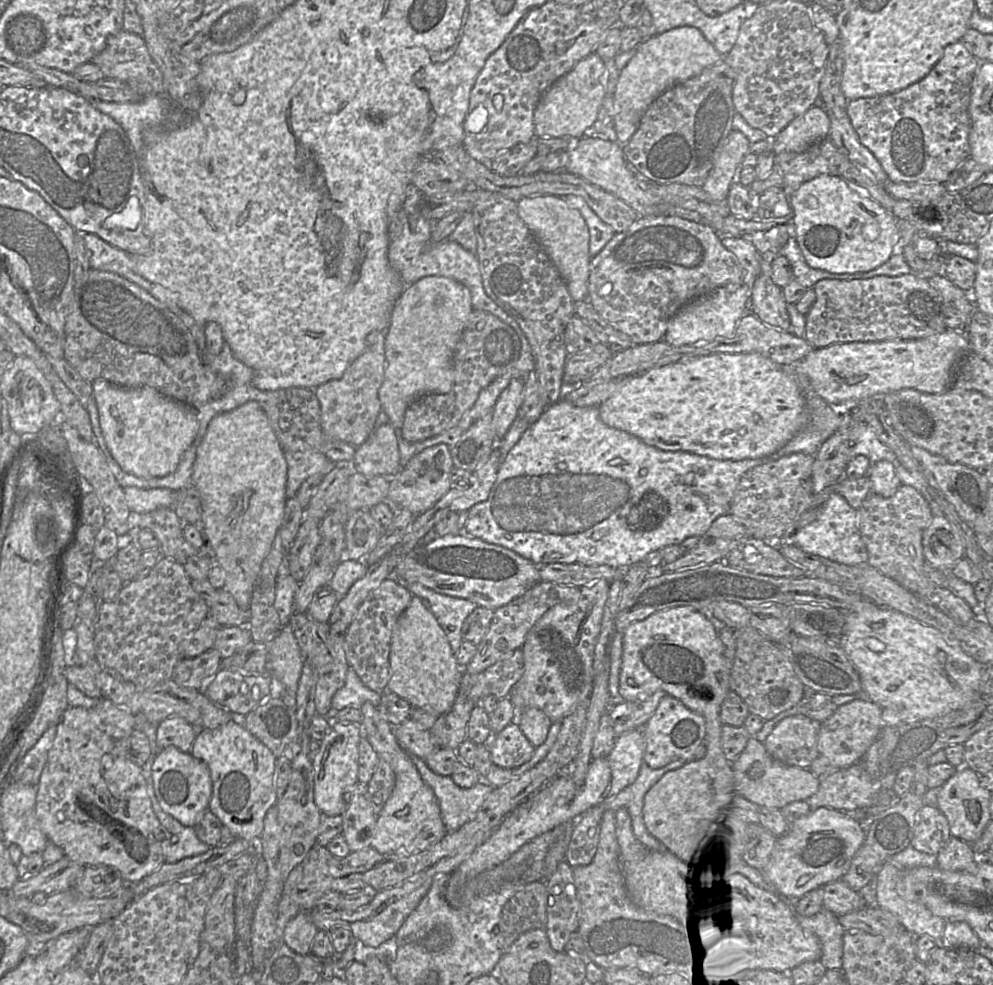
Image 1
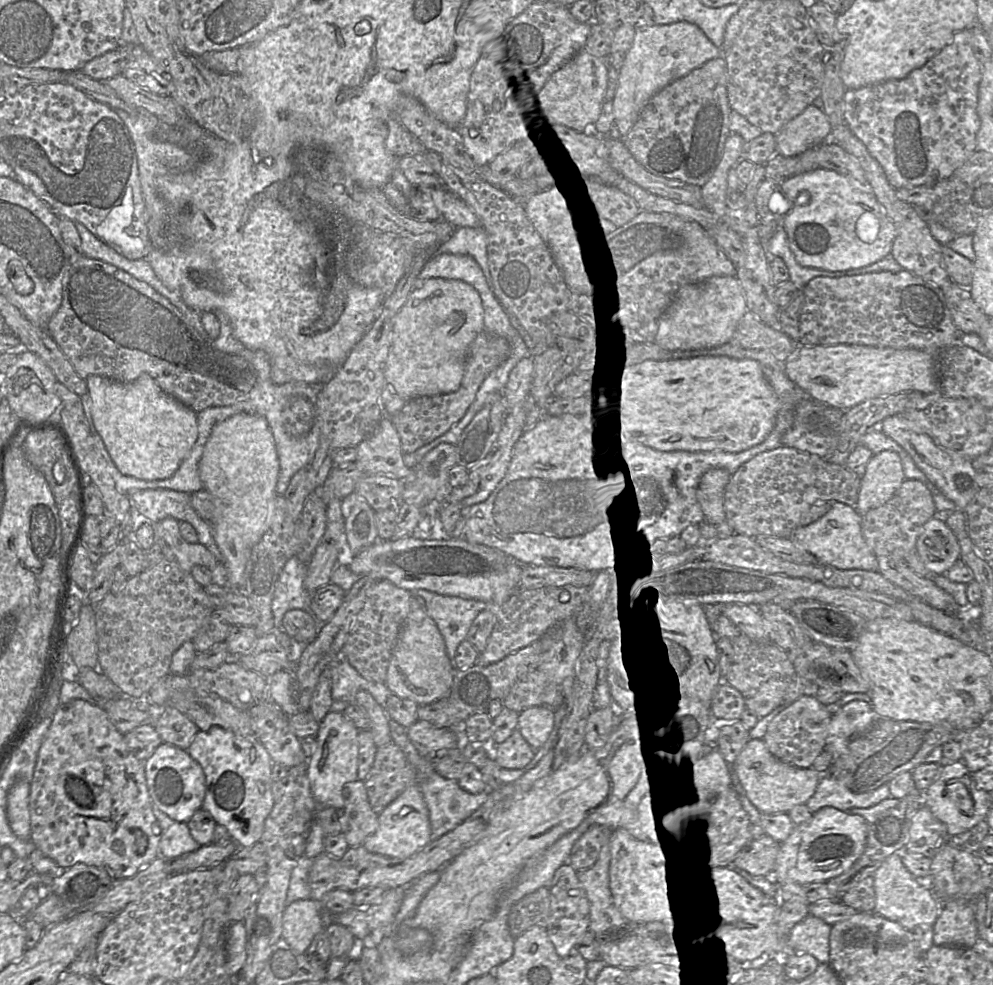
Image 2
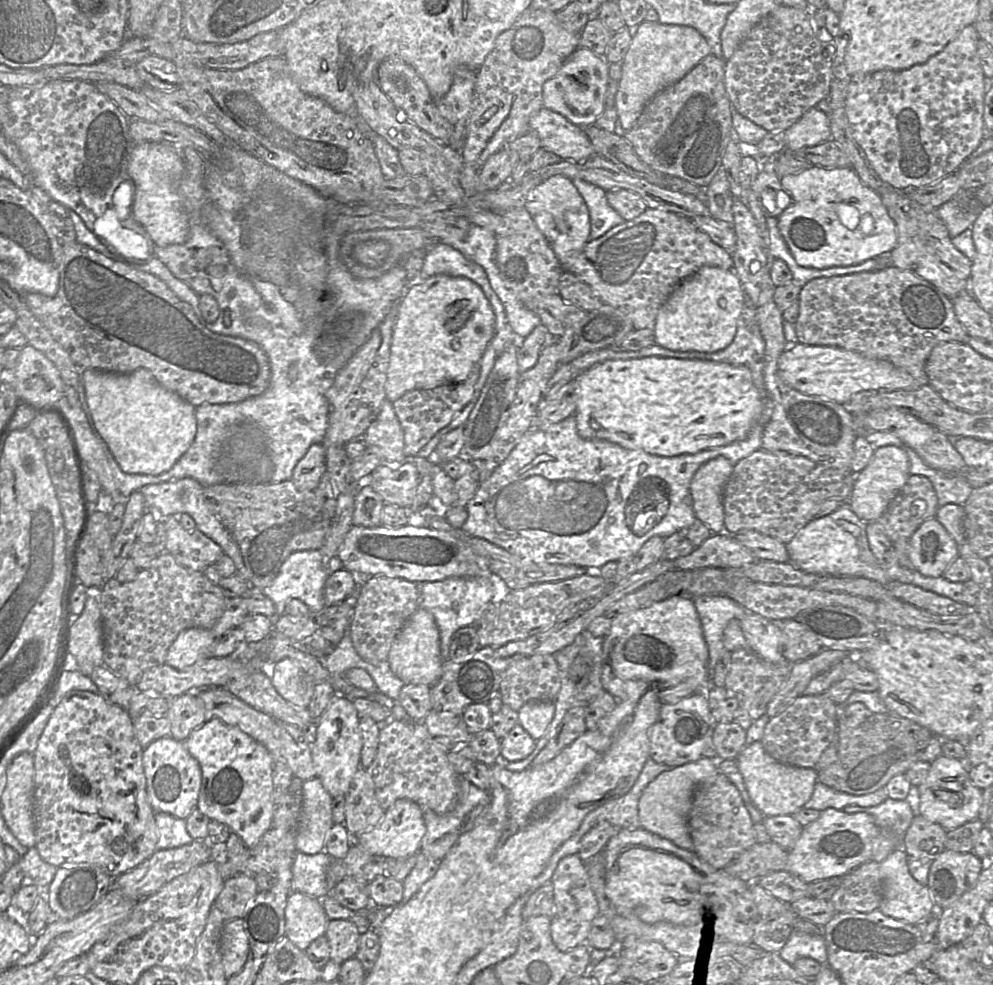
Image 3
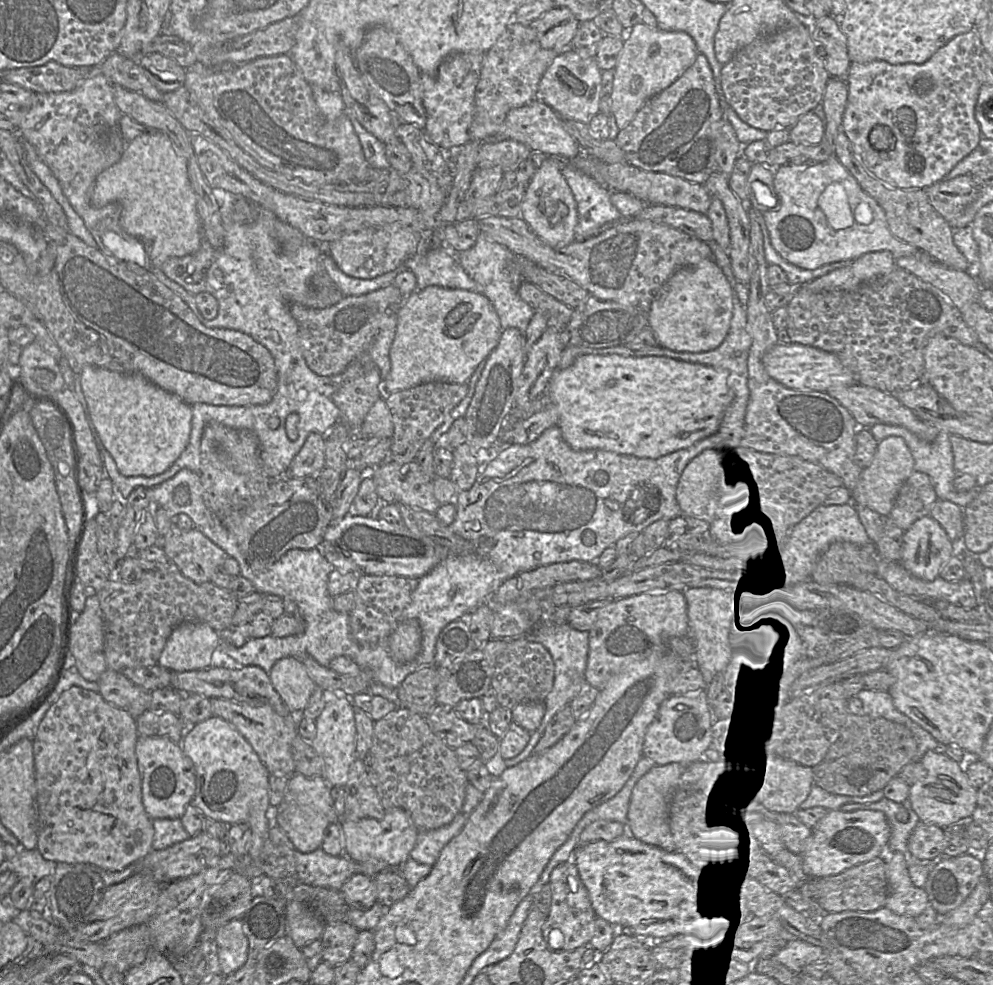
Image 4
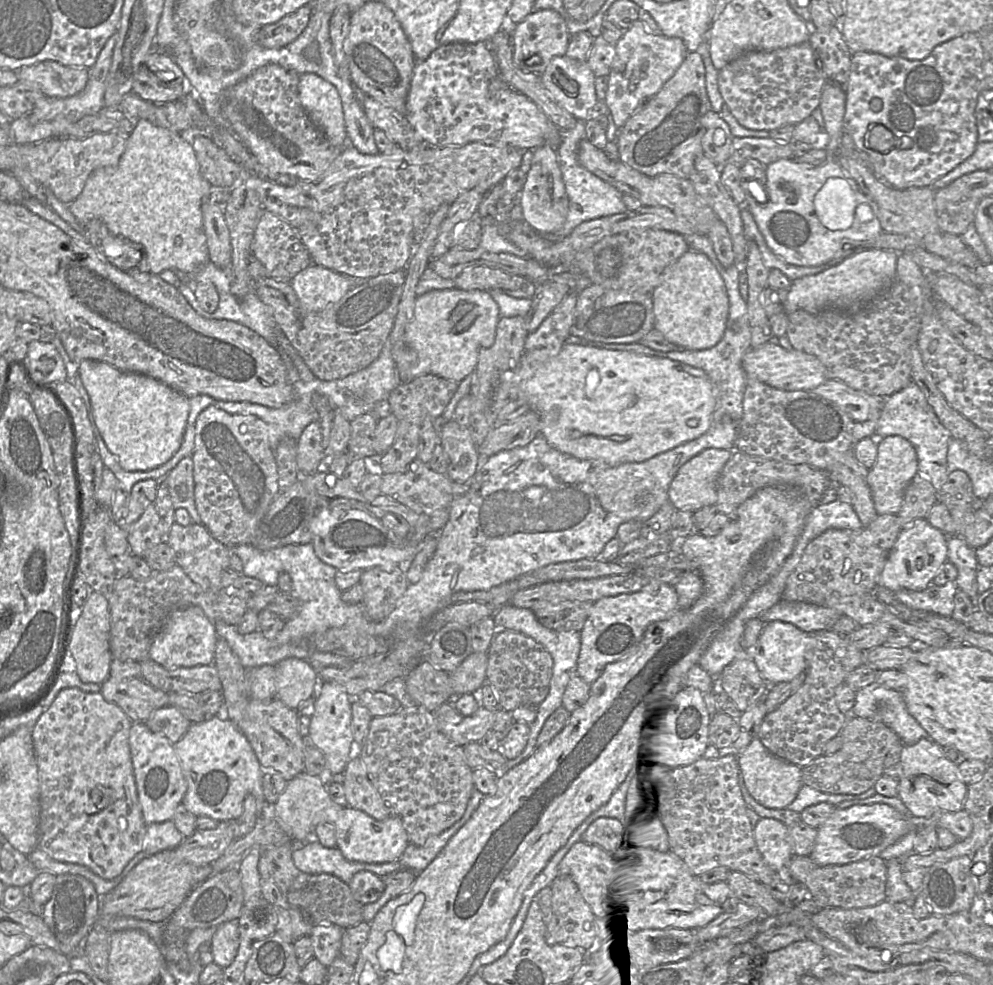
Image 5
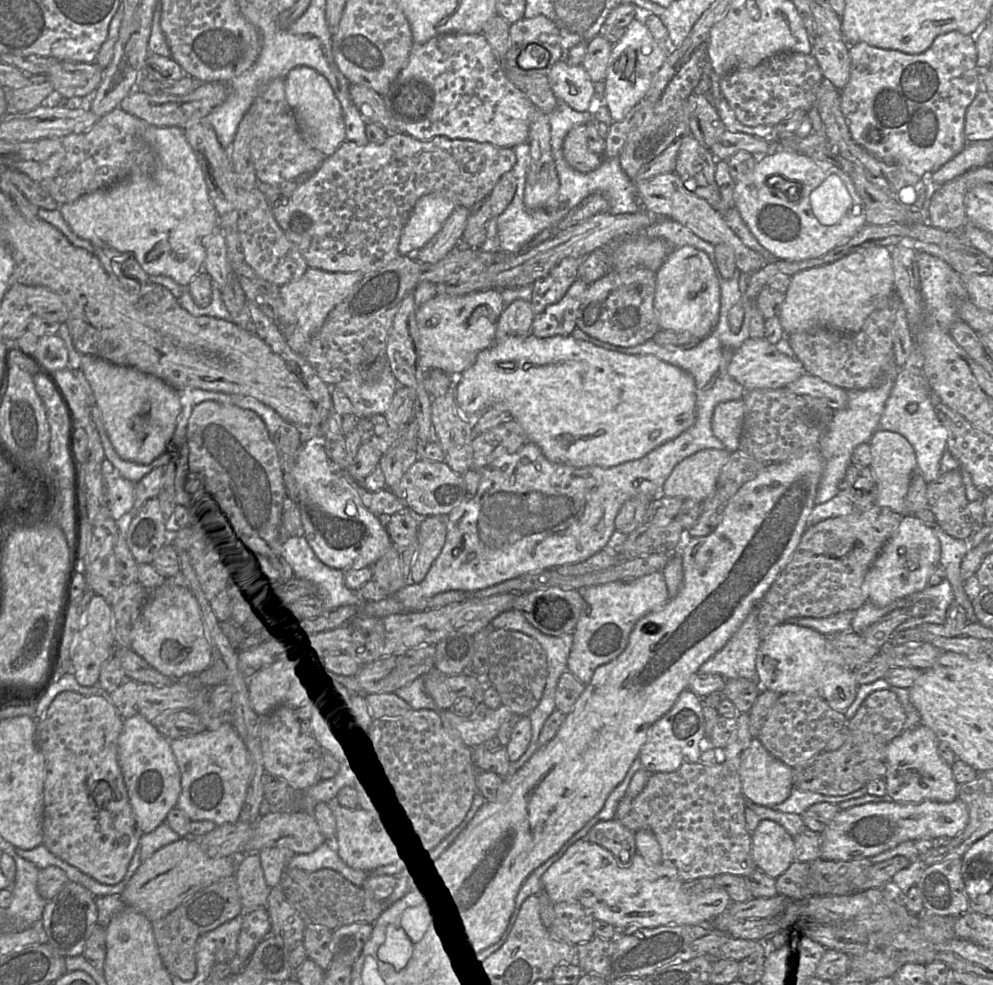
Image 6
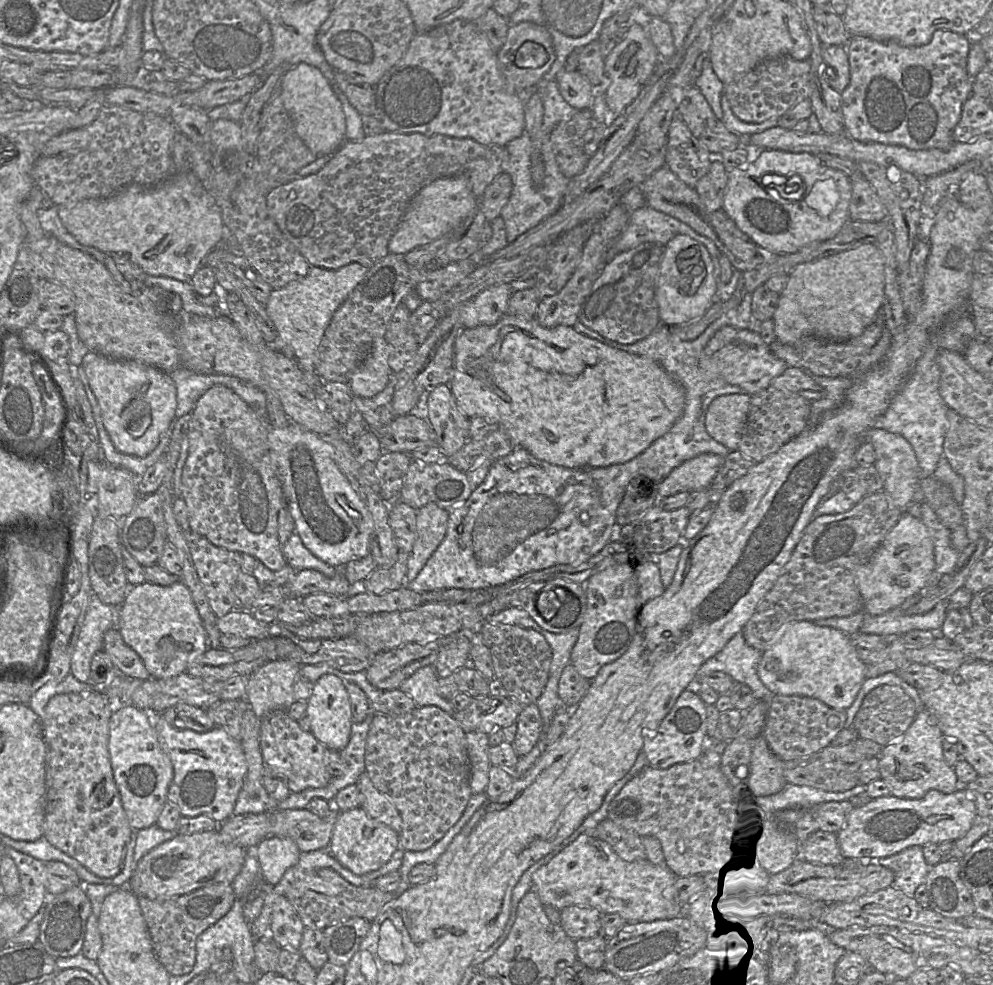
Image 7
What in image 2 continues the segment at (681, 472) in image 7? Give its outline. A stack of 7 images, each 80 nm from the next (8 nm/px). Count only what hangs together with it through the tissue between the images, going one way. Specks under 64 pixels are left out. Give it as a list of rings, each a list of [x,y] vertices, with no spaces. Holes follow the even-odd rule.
[[[713,468],[705,472],[700,479],[696,496],[705,522],[709,524],[717,525],[726,519],[724,493],[730,476],[723,468]]]

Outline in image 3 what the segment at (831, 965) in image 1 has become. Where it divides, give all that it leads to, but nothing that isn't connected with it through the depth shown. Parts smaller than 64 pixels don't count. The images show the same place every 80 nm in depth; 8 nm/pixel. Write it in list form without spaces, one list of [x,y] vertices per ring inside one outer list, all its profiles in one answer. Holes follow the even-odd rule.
[[[821,929],[821,933],[818,934],[793,931],[779,955],[790,964],[793,964],[799,958],[809,957],[818,961],[821,965],[826,965],[828,955],[823,930]]]

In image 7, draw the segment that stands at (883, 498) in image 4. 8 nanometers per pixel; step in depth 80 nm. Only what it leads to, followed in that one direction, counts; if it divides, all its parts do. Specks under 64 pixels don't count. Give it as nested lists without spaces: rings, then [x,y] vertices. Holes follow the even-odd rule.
[[[880,428],[869,431],[868,441],[875,452],[874,466],[884,480],[883,490],[897,508],[904,510],[912,502],[921,479],[920,468],[912,446],[904,437]]]

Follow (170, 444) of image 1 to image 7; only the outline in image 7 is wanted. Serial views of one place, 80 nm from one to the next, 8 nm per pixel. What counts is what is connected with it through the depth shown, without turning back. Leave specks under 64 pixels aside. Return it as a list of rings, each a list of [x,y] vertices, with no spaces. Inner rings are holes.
[[[96,352],[84,356],[82,367],[101,408],[103,425],[115,448],[140,457],[152,452],[175,417],[176,386],[170,373],[139,361],[118,362]]]

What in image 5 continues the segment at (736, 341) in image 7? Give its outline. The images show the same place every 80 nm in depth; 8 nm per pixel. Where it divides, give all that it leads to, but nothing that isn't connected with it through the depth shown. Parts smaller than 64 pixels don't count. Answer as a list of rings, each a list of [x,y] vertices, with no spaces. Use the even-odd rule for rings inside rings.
[[[776,339],[755,348],[751,347],[743,356],[742,367],[748,378],[755,378],[786,391],[813,391],[828,380],[825,367],[816,356],[795,349],[787,350],[780,346]]]

